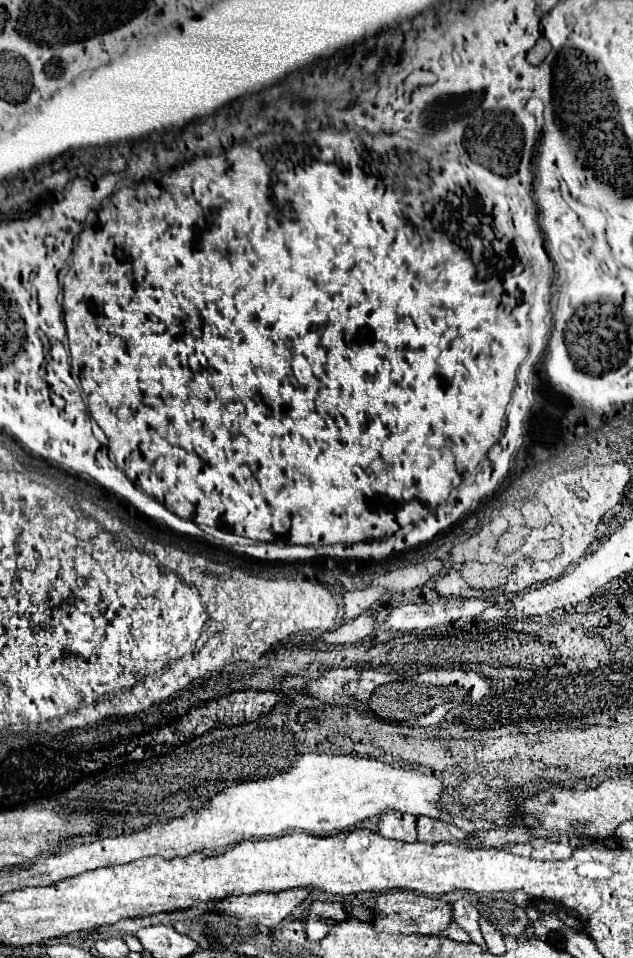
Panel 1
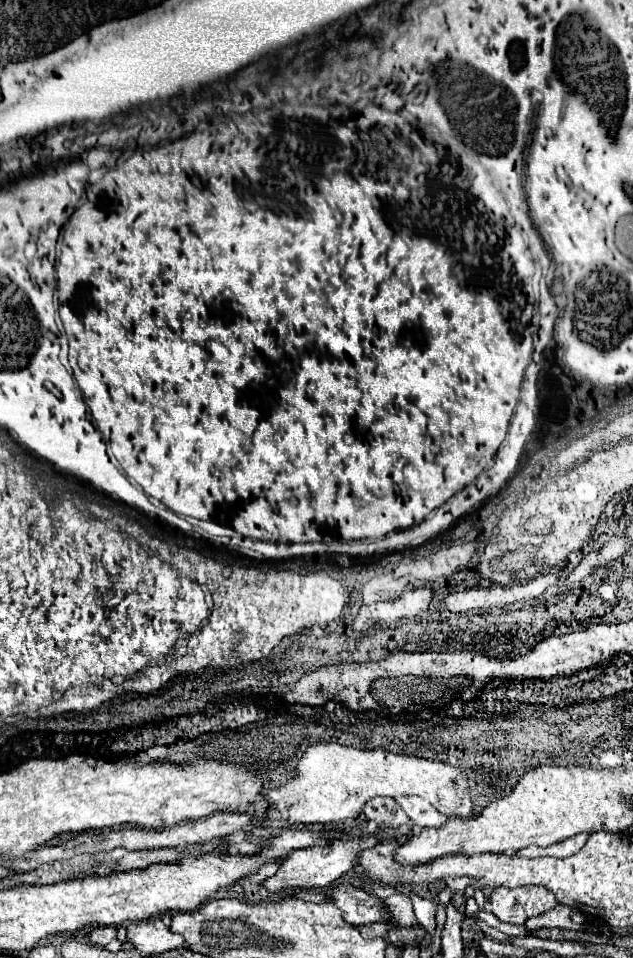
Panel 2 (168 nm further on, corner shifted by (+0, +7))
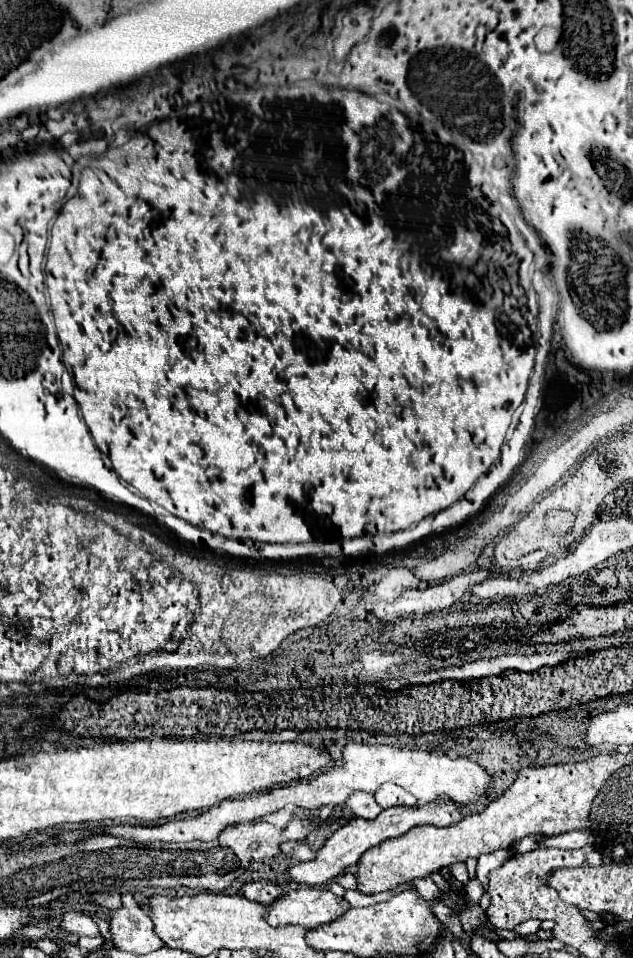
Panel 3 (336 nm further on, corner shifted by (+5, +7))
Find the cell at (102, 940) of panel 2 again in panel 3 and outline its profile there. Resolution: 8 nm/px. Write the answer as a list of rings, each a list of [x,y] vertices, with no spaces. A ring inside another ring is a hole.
[[[78,910],[64,912],[62,924],[68,932],[72,932],[76,936],[100,936],[96,922],[90,916],[86,916],[84,912],[78,912]]]

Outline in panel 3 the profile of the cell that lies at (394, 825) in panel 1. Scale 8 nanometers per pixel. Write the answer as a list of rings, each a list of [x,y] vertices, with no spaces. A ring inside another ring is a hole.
[[[354,792],[346,800],[346,806],[350,808],[350,812],[354,816],[360,816],[360,818],[376,818],[382,812],[382,808],[374,800],[374,796],[372,794],[366,794],[366,792]]]

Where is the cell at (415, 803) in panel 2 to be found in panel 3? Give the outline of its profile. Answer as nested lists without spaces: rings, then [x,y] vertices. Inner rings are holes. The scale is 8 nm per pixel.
[[[384,784],[376,794],[376,802],[382,808],[392,808],[392,806],[420,806],[418,800],[414,800],[414,796],[410,796],[406,790],[398,788],[396,784]]]

